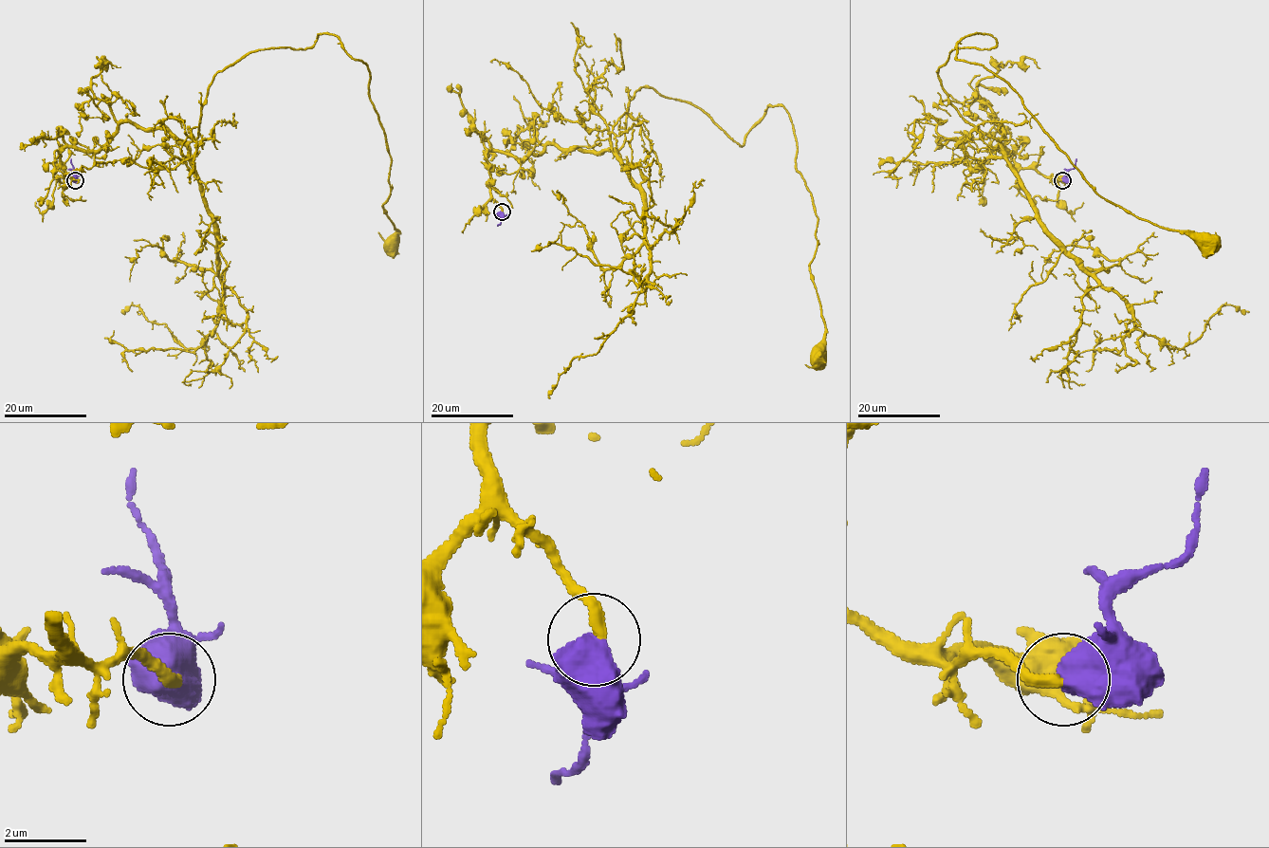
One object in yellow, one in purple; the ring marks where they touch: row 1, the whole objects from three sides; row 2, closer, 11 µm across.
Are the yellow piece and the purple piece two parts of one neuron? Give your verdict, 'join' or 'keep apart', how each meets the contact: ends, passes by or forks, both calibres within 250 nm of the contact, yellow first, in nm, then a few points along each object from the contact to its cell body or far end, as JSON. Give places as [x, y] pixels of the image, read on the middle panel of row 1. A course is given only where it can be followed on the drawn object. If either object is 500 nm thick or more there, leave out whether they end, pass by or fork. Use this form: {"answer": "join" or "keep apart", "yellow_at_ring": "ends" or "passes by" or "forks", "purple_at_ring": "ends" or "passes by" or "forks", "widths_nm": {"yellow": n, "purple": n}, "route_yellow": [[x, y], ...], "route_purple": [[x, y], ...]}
{"answer": "join", "widths_nm": {"yellow": 300, "purple": 700}, "route_yellow": [[502, 211], [489, 150], [617, 149], [641, 87], [700, 107], [740, 145], [781, 106], [818, 218], [820, 355]], "route_purple": [[502, 211], [497, 225]]}

